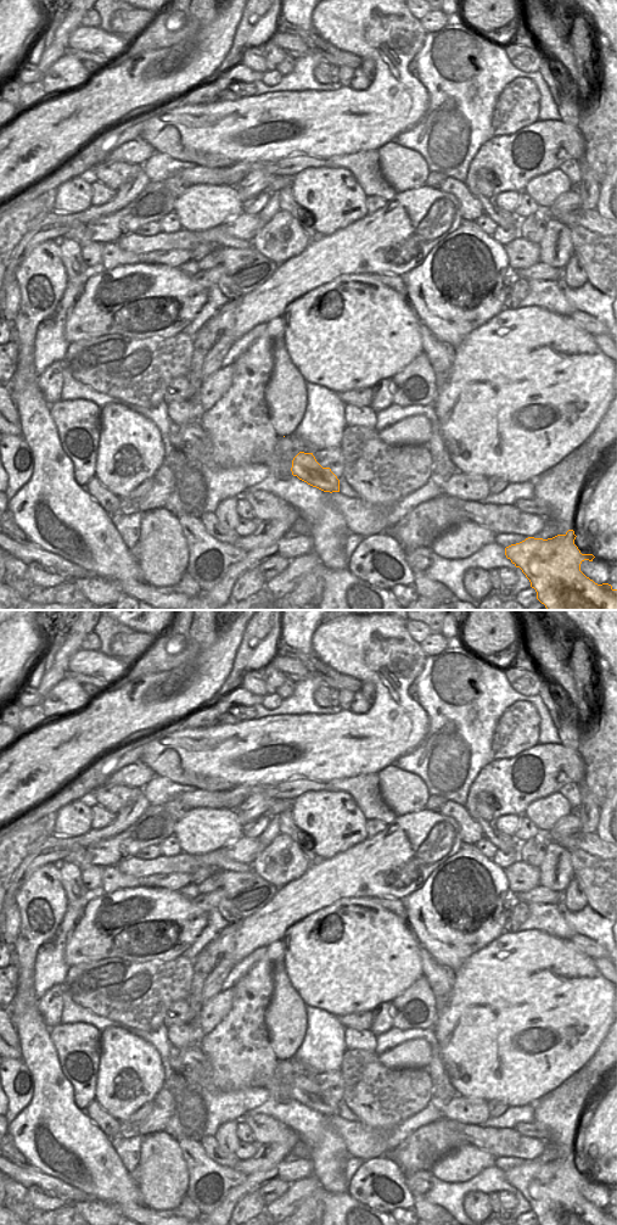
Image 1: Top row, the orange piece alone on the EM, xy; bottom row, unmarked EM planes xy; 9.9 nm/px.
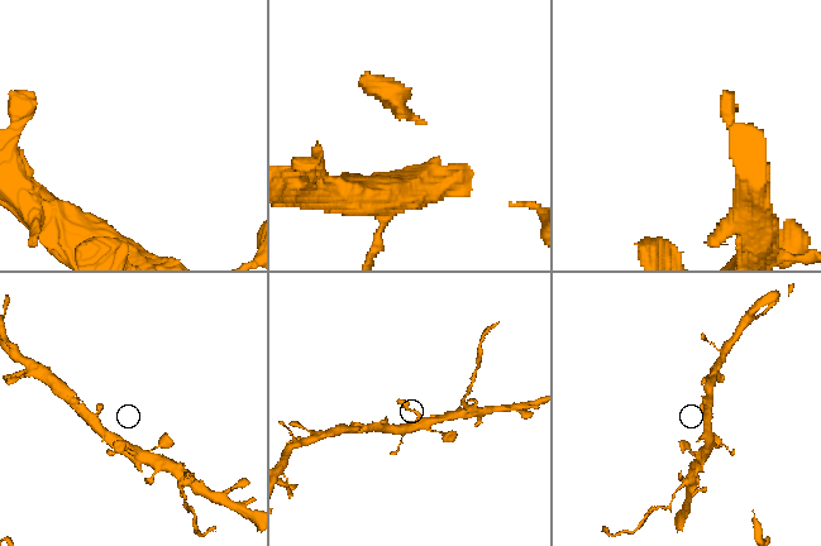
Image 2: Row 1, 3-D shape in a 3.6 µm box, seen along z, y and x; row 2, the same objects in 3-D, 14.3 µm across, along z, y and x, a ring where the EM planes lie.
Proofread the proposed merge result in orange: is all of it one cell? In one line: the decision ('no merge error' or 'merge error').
no merge error

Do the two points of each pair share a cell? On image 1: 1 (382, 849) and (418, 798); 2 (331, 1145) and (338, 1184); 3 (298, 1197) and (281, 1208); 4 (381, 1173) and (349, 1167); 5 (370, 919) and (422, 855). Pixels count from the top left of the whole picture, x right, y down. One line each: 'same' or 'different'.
1: different
2: same
3: same
4: different
5: different

